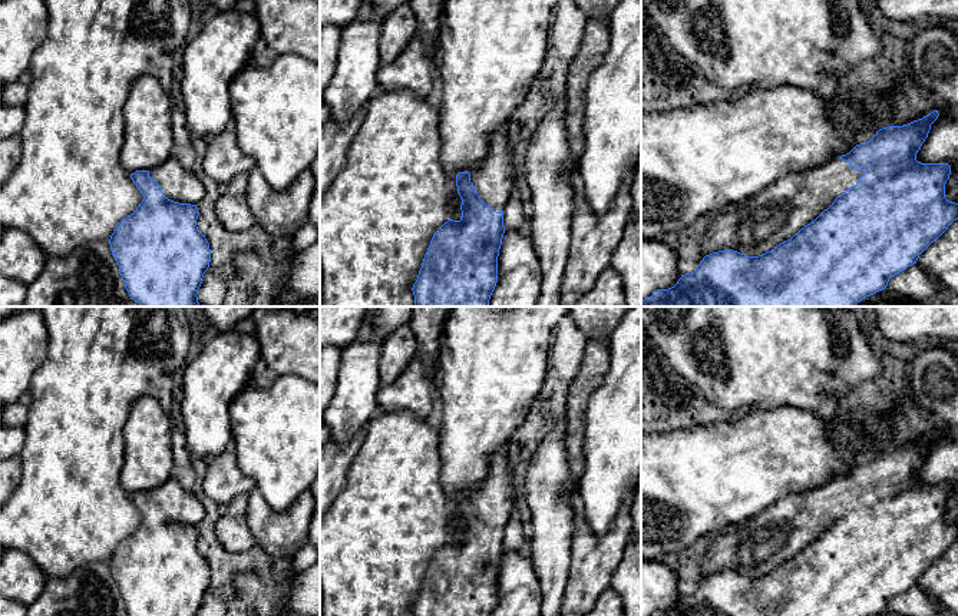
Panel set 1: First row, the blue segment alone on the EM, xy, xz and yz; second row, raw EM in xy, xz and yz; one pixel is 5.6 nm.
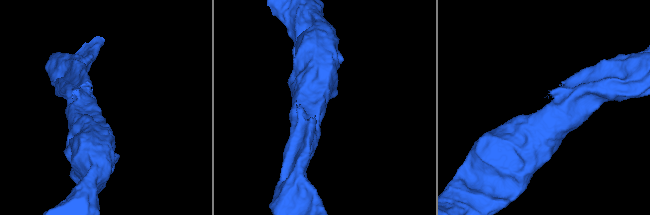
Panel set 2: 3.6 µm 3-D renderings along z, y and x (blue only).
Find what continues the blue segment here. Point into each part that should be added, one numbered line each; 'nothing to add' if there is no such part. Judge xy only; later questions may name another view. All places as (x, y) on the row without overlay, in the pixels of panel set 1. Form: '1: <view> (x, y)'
1: xy (179, 504)

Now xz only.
1: xz (495, 500)

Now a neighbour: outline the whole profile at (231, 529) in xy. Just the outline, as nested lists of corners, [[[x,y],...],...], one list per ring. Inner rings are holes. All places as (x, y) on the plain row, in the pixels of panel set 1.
[[[240,494],[221,507],[215,533],[221,547],[228,553],[247,552],[257,544],[247,524],[248,496]]]

